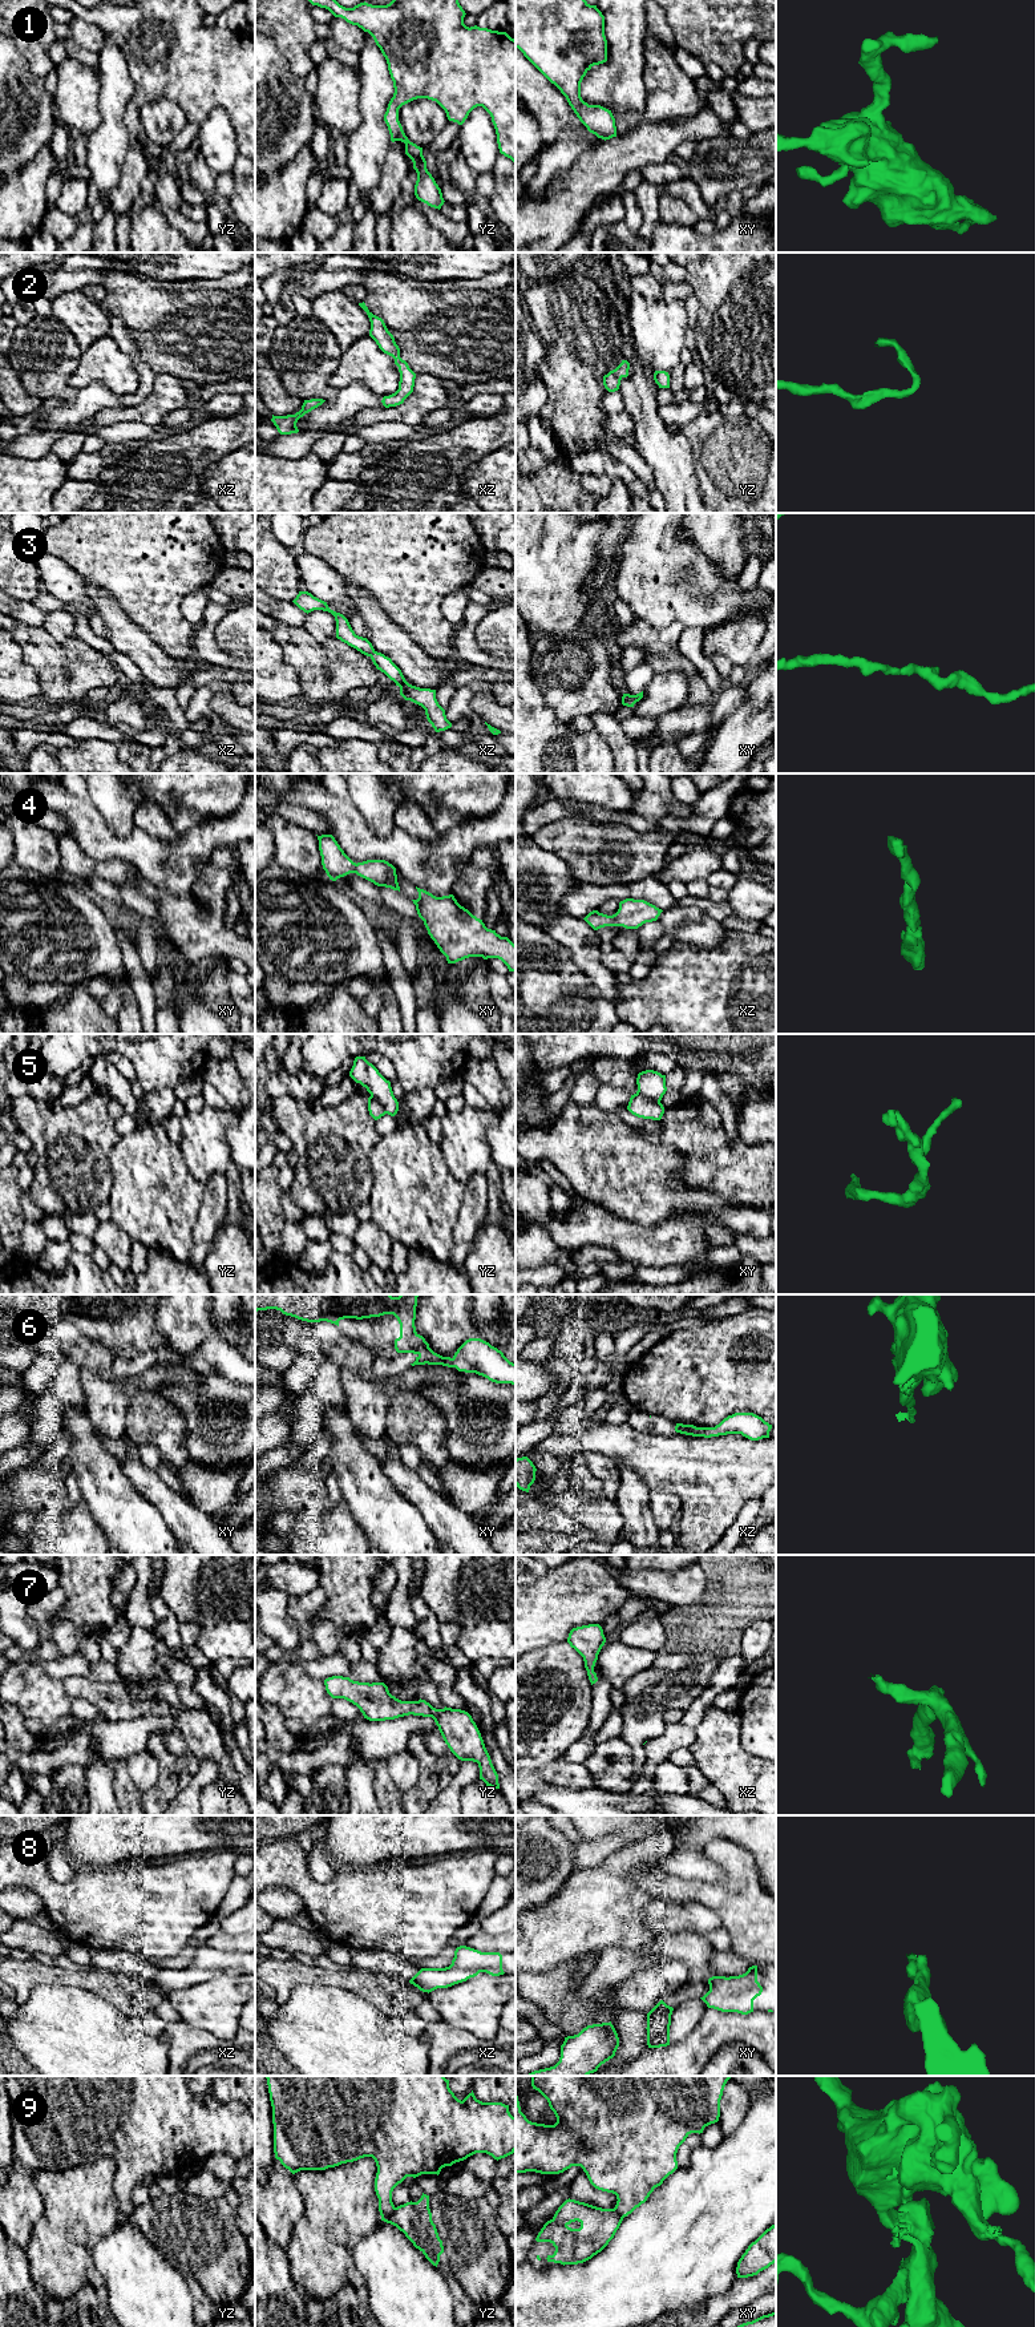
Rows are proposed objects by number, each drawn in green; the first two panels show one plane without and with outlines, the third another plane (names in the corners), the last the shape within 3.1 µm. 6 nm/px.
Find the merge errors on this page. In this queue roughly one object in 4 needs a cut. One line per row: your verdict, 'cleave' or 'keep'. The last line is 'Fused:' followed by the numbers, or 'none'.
1: keep
2: keep
3: keep
4: keep
5: cleave
6: keep
7: keep
8: keep
9: cleave
Fused: 5, 9

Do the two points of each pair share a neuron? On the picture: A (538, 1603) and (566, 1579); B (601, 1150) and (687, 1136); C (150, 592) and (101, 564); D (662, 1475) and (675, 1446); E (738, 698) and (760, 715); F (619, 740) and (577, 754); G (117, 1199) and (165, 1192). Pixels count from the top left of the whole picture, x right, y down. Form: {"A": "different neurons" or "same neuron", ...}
{"A": "same neuron", "B": "different neurons", "C": "same neuron", "D": "same neuron", "E": "different neurons", "F": "different neurons", "G": "same neuron"}

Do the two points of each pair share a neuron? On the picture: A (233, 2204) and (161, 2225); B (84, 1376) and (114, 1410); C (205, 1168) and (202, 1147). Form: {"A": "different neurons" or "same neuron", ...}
{"A": "same neuron", "B": "same neuron", "C": "same neuron"}

